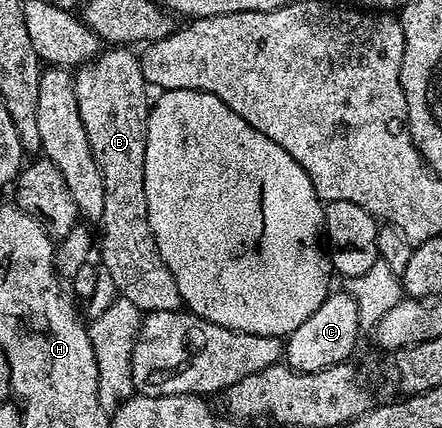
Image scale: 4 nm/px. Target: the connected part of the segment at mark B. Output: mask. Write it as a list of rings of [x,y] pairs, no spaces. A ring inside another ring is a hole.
[[[115,45],[95,56],[90,63],[84,63],[74,72],[75,92],[77,93],[77,109],[81,109],[81,125],[85,125],[85,137],[89,137],[89,149],[93,149],[93,157],[97,161],[97,169],[101,173],[101,181],[105,185],[105,213],[101,220],[103,226],[103,261],[101,267],[109,271],[113,277],[118,294],[127,298],[142,313],[153,311],[178,311],[183,307],[183,298],[177,289],[177,281],[173,281],[173,273],[165,265],[161,253],[157,249],[157,241],[149,225],[149,205],[145,201],[145,141],[147,140],[147,112],[149,110],[149,84],[143,77],[143,64],[138,54],[134,55],[132,48],[127,45]]]

